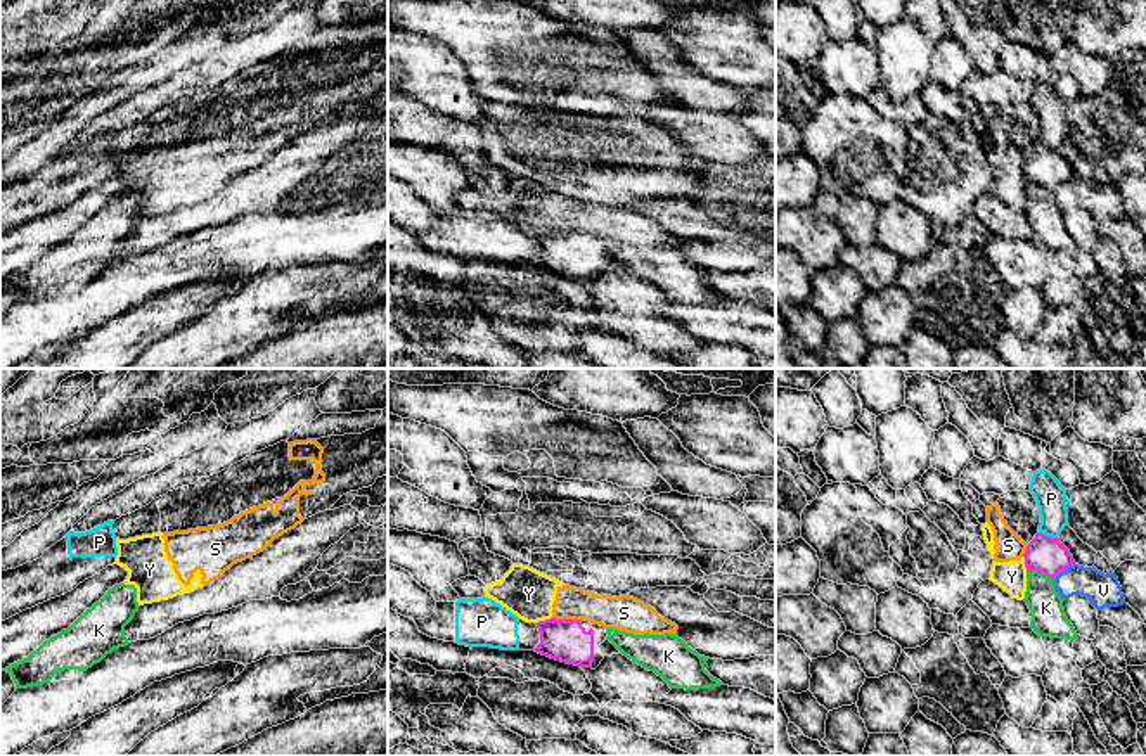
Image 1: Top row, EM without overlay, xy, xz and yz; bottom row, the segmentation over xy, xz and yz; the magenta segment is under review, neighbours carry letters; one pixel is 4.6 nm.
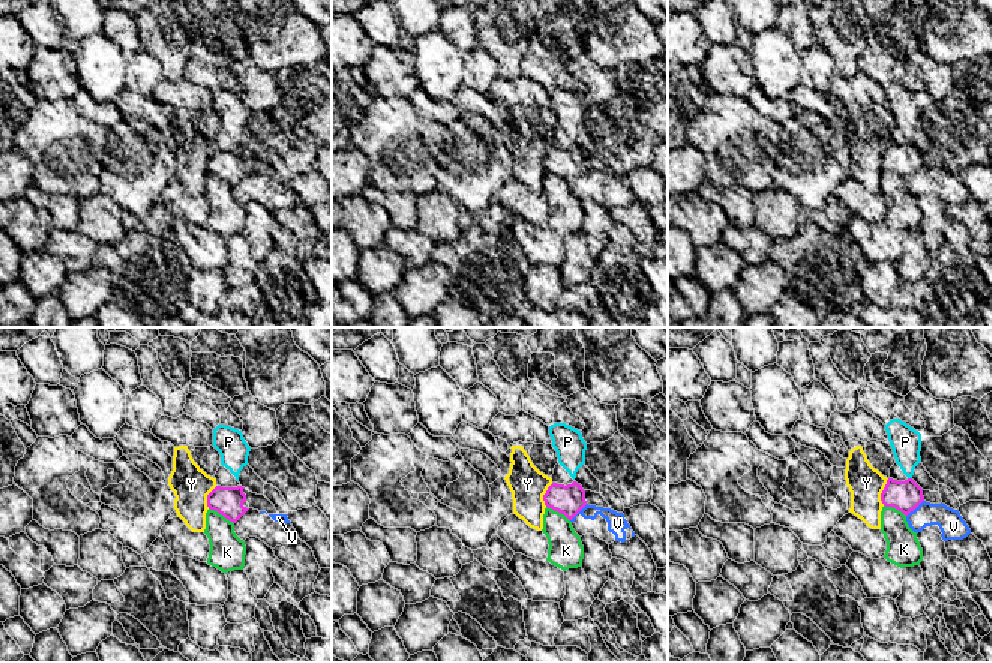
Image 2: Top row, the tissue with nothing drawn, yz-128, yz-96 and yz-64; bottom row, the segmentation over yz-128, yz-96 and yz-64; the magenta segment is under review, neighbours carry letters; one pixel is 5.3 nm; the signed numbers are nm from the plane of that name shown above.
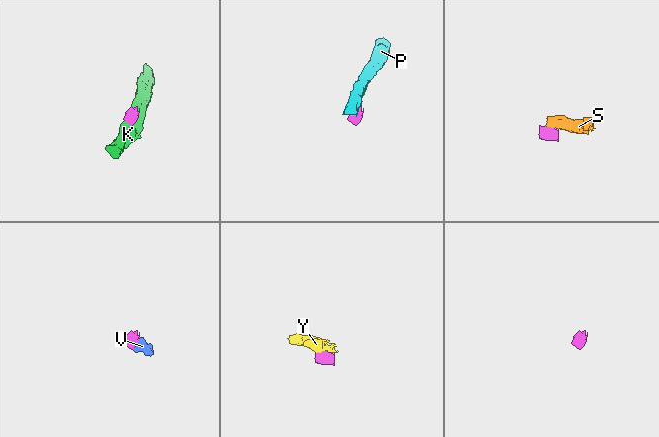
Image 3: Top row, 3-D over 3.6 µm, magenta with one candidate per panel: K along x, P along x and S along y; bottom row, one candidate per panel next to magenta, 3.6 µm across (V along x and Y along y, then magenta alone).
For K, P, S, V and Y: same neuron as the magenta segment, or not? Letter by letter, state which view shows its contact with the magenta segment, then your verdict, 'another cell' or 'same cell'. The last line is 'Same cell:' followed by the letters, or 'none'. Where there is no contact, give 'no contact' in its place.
K: contact in yz; another cell
P: contact in yz; another cell
S: contact in xz; another cell
V: contact in yz; another cell
Y: contact in xz; another cell
Same cell: none

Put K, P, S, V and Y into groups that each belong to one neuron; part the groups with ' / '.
K S Y / P / V

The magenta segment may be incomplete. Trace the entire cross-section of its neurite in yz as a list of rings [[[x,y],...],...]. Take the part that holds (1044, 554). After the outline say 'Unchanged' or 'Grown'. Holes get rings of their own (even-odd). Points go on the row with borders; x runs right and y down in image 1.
[[[1037,533],[1027,545],[1023,557],[1027,571],[1039,571],[1051,580],[1075,564],[1073,555],[1059,538],[1051,538],[1042,533]]]. Unchanged

